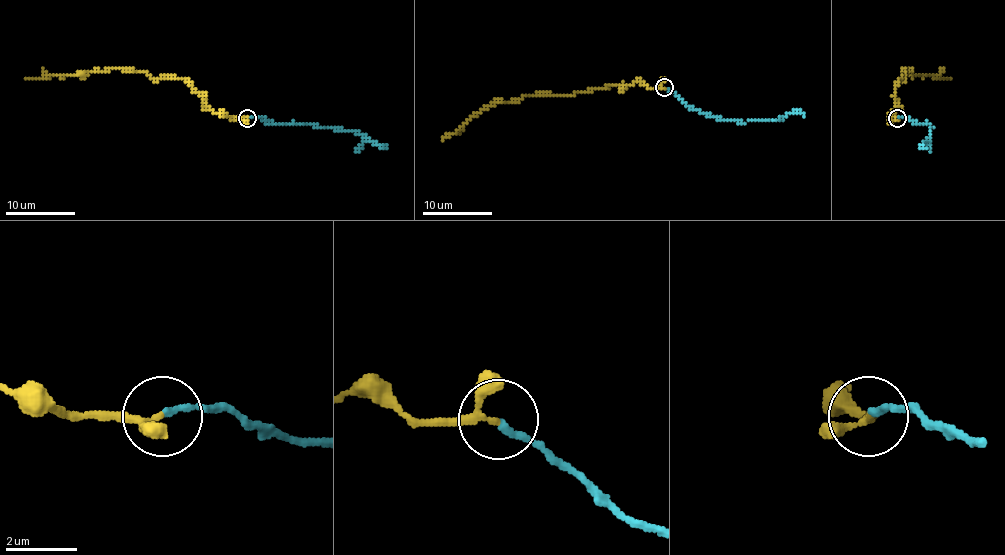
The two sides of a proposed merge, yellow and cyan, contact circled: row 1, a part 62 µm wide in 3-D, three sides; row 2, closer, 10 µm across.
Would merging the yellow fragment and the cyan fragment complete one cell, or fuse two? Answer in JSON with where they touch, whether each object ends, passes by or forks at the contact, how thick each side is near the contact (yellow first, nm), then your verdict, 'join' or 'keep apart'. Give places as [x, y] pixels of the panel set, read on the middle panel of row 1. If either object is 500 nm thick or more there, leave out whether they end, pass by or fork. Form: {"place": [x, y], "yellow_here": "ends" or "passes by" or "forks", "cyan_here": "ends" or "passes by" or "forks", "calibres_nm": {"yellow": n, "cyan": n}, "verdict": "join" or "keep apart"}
{"place": [664, 87], "yellow_here": "passes by", "cyan_here": "ends", "calibres_nm": {"yellow": 150, "cyan": 190}, "verdict": "join"}

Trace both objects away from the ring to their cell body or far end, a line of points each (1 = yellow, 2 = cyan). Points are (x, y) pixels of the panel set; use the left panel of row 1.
1: (247, 118), (217, 114), (184, 79), (153, 79), (143, 71), (108, 69), (25, 78)
2: (247, 118), (259, 116), (273, 123), (354, 130), (372, 142), (387, 147)

